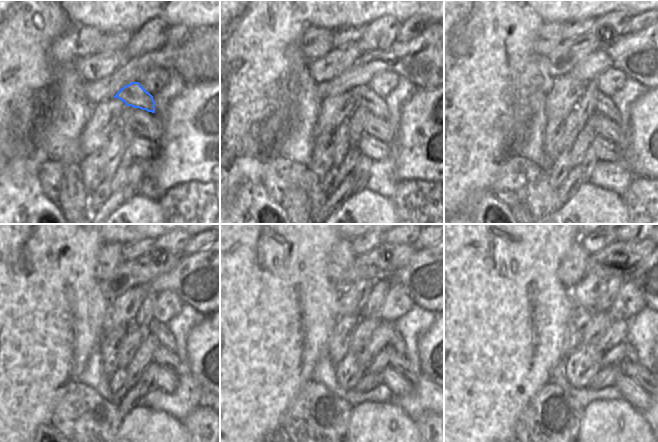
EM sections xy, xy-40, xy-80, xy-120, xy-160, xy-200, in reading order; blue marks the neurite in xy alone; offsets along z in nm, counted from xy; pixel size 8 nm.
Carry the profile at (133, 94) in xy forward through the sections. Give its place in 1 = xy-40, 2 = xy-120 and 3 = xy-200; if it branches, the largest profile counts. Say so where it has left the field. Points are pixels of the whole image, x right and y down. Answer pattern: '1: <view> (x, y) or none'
1: xy-40 (363, 96)
2: xy-120 (164, 336)
3: xy-200 (631, 356)

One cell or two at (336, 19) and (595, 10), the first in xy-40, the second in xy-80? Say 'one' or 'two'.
one

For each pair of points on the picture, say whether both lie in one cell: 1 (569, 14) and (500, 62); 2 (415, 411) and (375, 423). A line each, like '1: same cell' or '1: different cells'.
1: different cells
2: different cells

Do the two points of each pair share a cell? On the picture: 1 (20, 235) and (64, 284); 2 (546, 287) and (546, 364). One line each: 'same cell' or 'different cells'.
1: same cell
2: same cell

